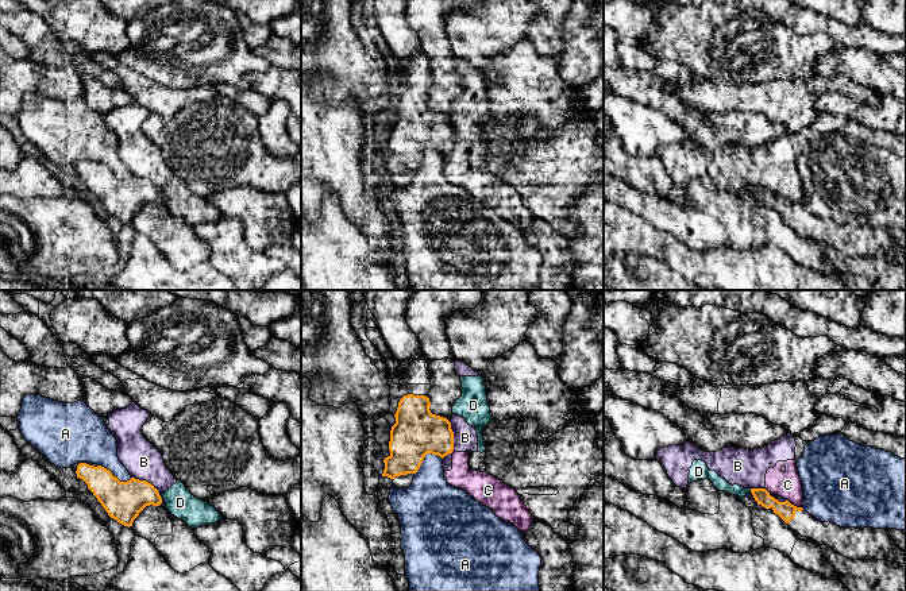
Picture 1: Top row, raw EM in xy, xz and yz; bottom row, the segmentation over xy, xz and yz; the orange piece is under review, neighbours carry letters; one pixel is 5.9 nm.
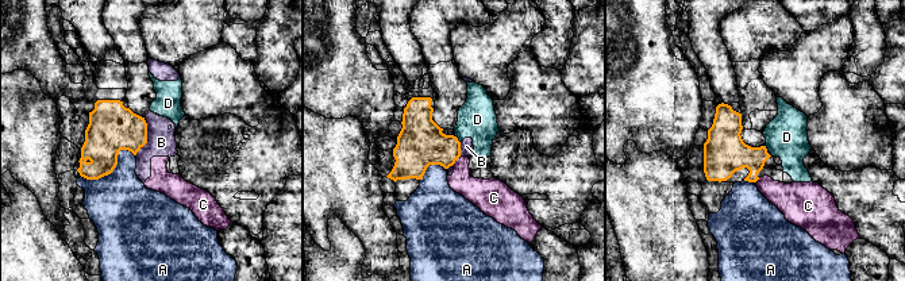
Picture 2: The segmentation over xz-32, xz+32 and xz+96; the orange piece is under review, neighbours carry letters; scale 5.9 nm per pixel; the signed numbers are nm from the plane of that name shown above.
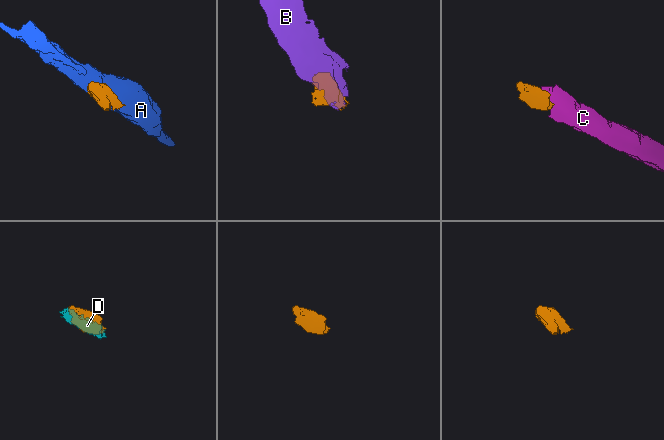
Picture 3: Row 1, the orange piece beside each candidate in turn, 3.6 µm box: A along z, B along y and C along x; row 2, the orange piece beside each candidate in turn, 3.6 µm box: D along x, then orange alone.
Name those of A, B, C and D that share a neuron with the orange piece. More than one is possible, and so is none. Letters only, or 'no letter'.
no letter

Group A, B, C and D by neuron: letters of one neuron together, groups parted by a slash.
A / B C D

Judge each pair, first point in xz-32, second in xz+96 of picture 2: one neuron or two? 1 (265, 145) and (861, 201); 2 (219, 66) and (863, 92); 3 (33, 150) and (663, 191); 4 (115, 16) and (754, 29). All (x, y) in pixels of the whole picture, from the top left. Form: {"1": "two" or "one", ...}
{"1": "one", "2": "one", "3": "one", "4": "one"}

